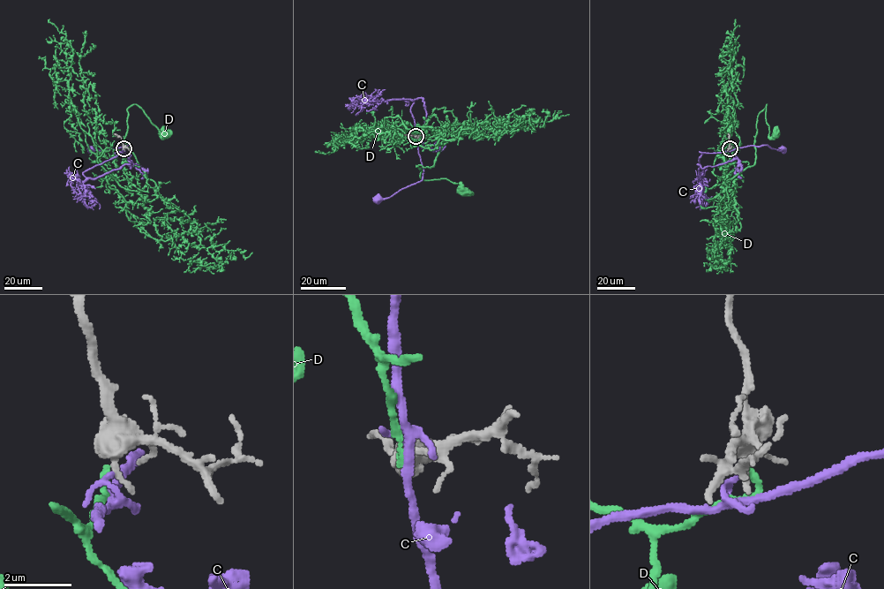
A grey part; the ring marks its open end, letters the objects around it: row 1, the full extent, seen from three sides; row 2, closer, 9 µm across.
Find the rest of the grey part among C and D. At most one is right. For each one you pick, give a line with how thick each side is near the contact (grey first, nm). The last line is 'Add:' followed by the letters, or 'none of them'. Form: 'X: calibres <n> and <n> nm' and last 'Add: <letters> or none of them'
D: calibres 650 and 190 nm
Add: D

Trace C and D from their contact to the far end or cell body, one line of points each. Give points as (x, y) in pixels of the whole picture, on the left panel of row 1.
C: (123, 149), (83, 174), (87, 177), (97, 178), (125, 164), (131, 168), (127, 159), (143, 175), (141, 178)
D: (123, 148), (124, 170), (141, 190), (146, 175), (123, 140), (127, 109), (137, 104), (161, 137), (162, 133)

